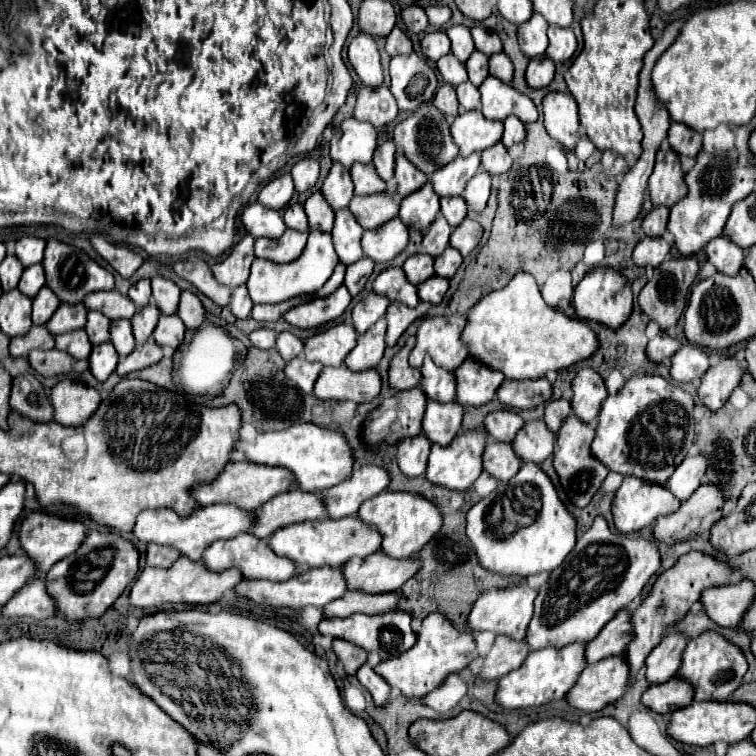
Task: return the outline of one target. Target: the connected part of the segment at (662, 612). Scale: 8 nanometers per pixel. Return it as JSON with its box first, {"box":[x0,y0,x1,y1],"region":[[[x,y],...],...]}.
{"box":[626,552,734,680],"region":[[[688,552],[688,554],[680,556],[678,562],[670,570],[666,570],[666,572],[662,572],[658,576],[658,580],[652,586],[650,596],[632,614],[636,638],[634,638],[634,642],[630,642],[630,646],[626,650],[626,658],[630,658],[628,660],[630,662],[630,680],[634,680],[636,672],[644,664],[650,650],[660,642],[666,626],[670,626],[670,624],[678,622],[680,618],[684,618],[684,614],[690,610],[690,606],[700,600],[702,590],[730,584],[732,574],[734,574],[734,568],[730,568],[728,562],[724,562],[720,558],[712,558],[712,556],[704,554],[704,552]]]}

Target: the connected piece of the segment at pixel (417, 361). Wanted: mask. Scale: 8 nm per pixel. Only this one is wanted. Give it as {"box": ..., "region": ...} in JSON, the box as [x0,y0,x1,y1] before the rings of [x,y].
{"box":[410,314,466,372],"region":[[[466,314],[426,318],[416,332],[416,346],[410,354],[410,366],[420,368],[422,360],[430,356],[438,366],[454,372],[466,360],[462,326],[466,326]]]}

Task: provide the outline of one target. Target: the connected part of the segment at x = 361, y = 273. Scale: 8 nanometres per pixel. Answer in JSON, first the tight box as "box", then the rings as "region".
{"box":[344,258,374,296],"region":[[[362,258],[362,260],[358,260],[358,262],[354,262],[354,264],[348,266],[344,284],[348,286],[348,290],[350,290],[352,296],[356,296],[358,292],[362,292],[362,288],[368,282],[372,270],[374,270],[374,262],[370,262],[370,258]]]}

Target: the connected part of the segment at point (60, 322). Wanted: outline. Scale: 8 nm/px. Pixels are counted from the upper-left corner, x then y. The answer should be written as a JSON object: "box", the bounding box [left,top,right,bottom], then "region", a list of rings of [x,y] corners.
{"box":[46,302,88,336],"region":[[[62,302],[58,306],[58,310],[54,312],[54,316],[50,318],[50,322],[46,324],[46,328],[56,336],[84,328],[86,326],[86,314],[88,314],[88,310],[82,302],[78,302],[74,306],[66,306],[66,302]]]}

